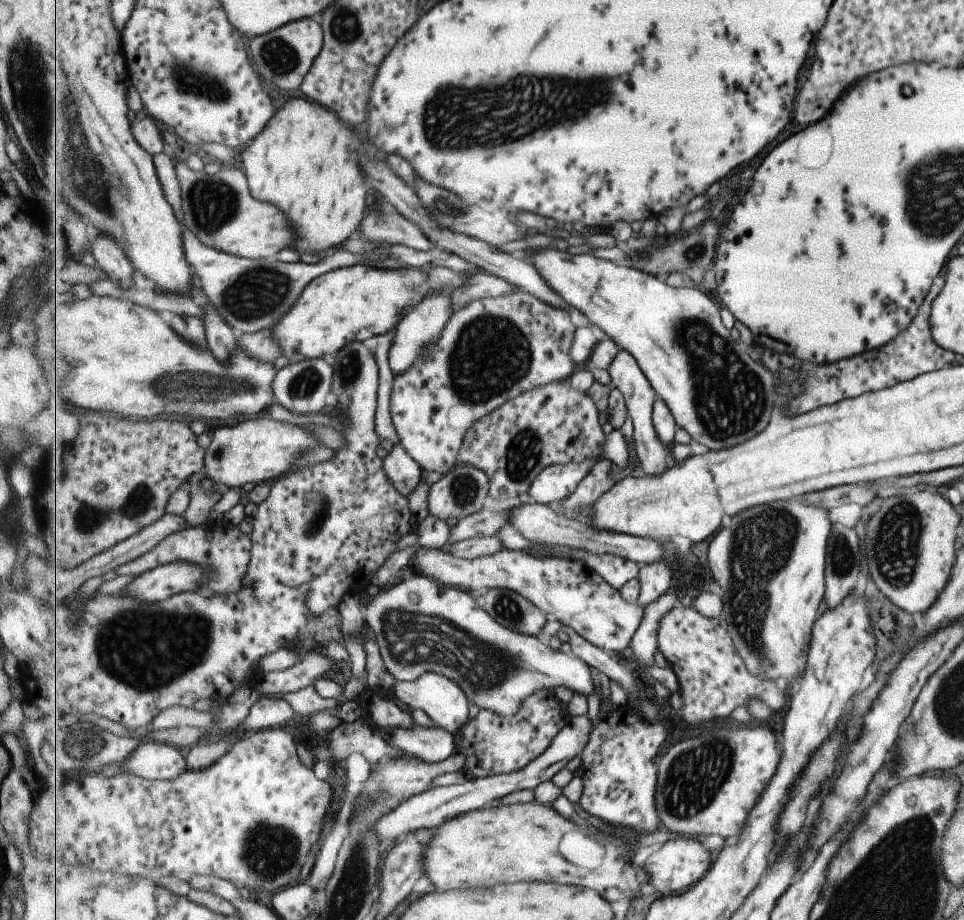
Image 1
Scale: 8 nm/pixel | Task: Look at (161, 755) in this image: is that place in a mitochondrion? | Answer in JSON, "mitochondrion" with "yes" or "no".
{"mitochondrion":"no"}

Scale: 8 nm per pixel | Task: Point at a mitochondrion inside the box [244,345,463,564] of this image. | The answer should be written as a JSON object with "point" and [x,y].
{"point":[304,385]}

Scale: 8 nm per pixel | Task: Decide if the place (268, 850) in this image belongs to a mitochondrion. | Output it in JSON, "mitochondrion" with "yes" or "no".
{"mitochondrion":"yes"}

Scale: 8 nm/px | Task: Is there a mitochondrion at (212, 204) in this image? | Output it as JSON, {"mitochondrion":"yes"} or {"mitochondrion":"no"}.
{"mitochondrion":"yes"}

